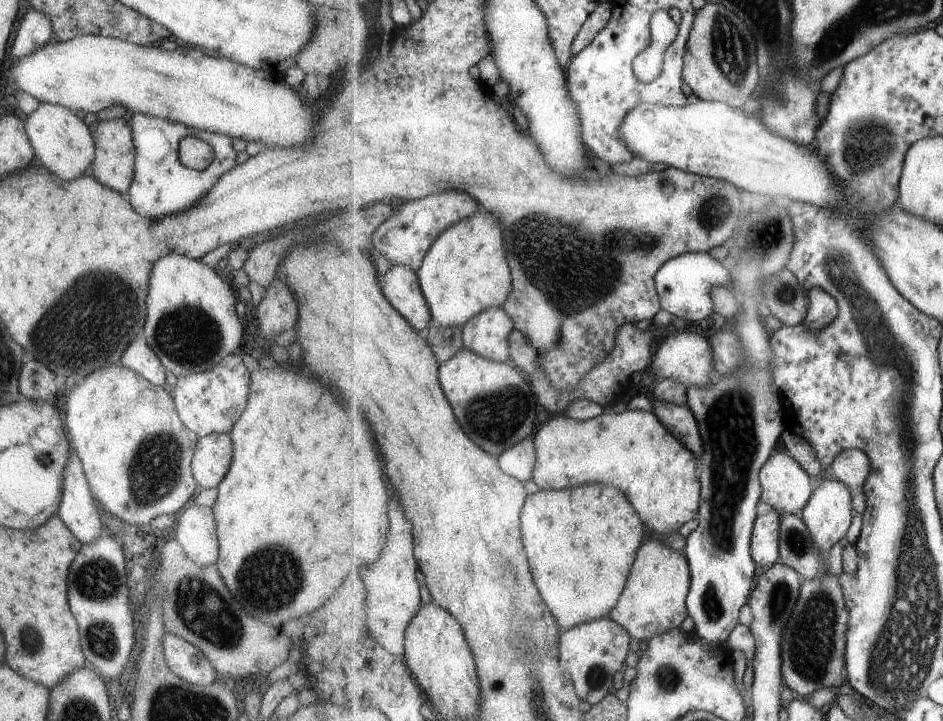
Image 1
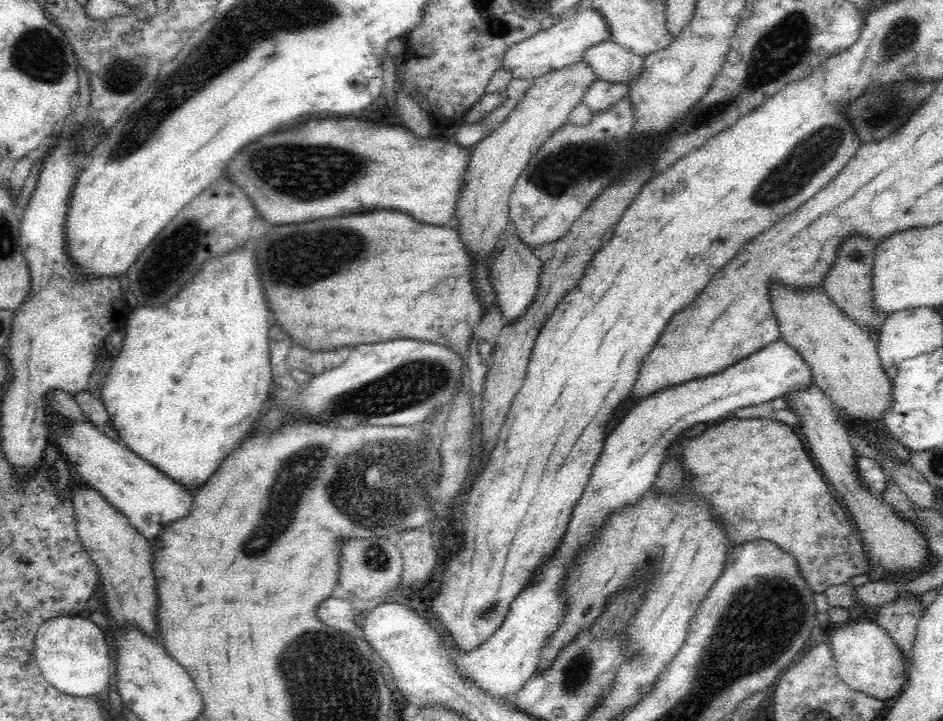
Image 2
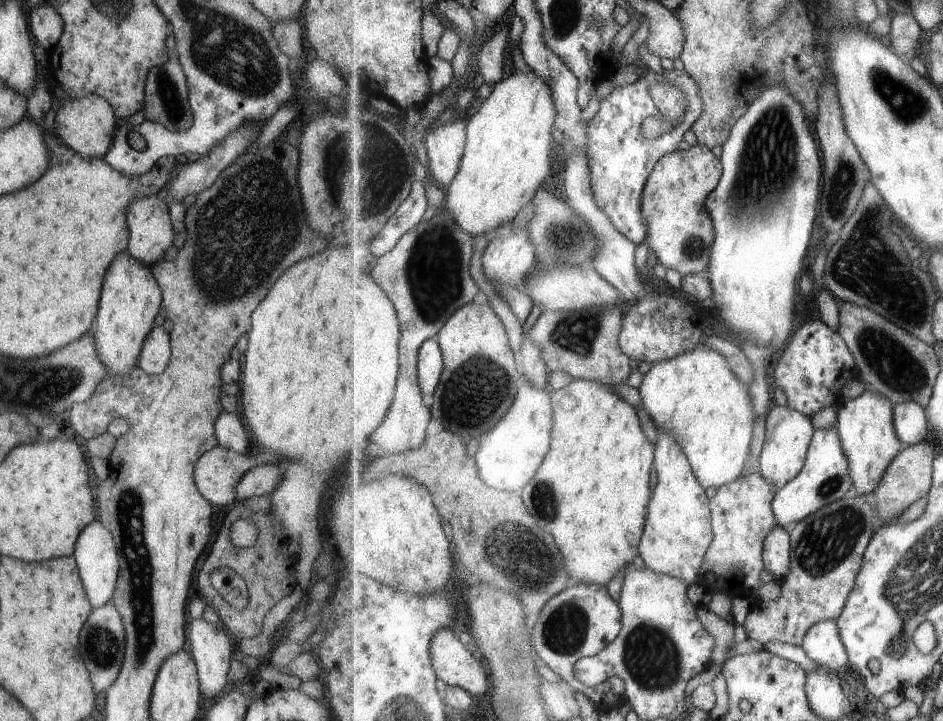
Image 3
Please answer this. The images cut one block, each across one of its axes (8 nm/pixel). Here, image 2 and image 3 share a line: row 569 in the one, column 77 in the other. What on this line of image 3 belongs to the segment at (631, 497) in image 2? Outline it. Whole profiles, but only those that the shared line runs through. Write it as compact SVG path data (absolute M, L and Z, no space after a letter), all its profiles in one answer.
M97 518L81 529L81 534L79 534L77 544L75 544L73 558L77 562L79 578L89 604L93 608L99 608L101 604L109 602L113 596L115 580L117 580L117 558L115 558L115 546L113 546L111 534L103 528L103 524Z

